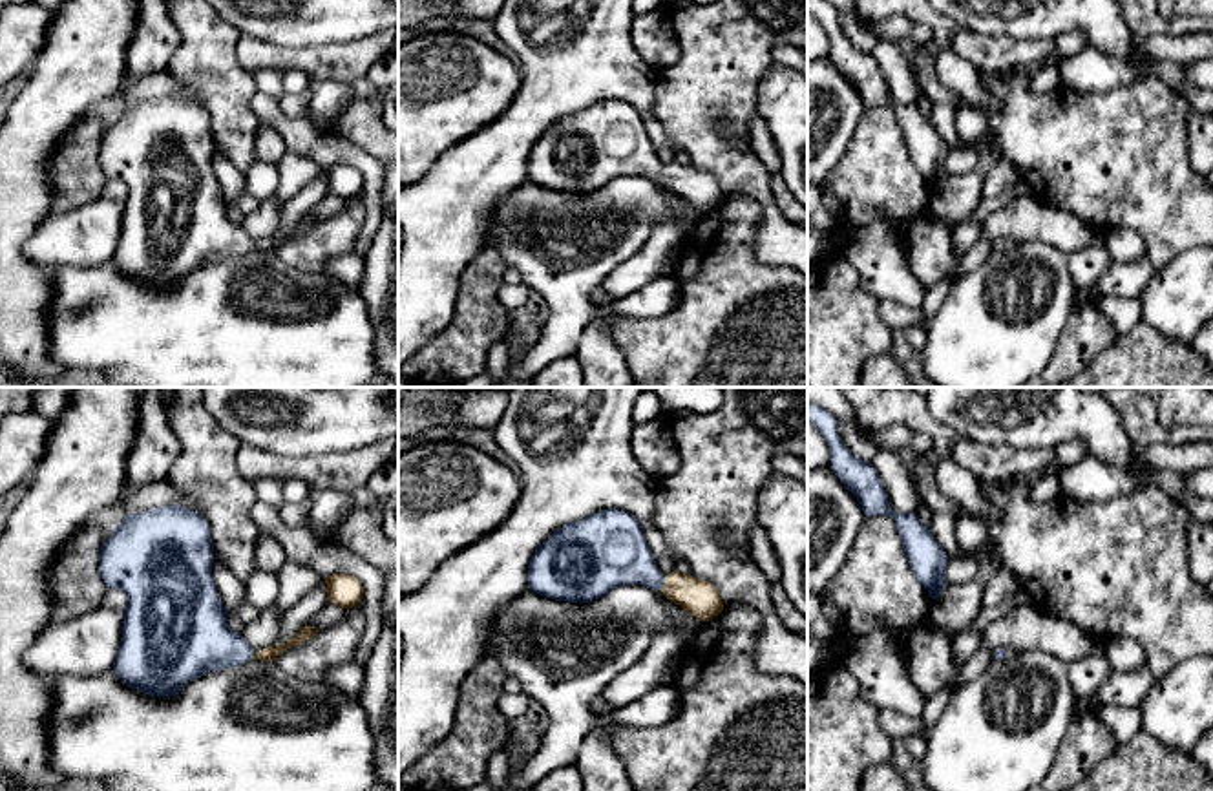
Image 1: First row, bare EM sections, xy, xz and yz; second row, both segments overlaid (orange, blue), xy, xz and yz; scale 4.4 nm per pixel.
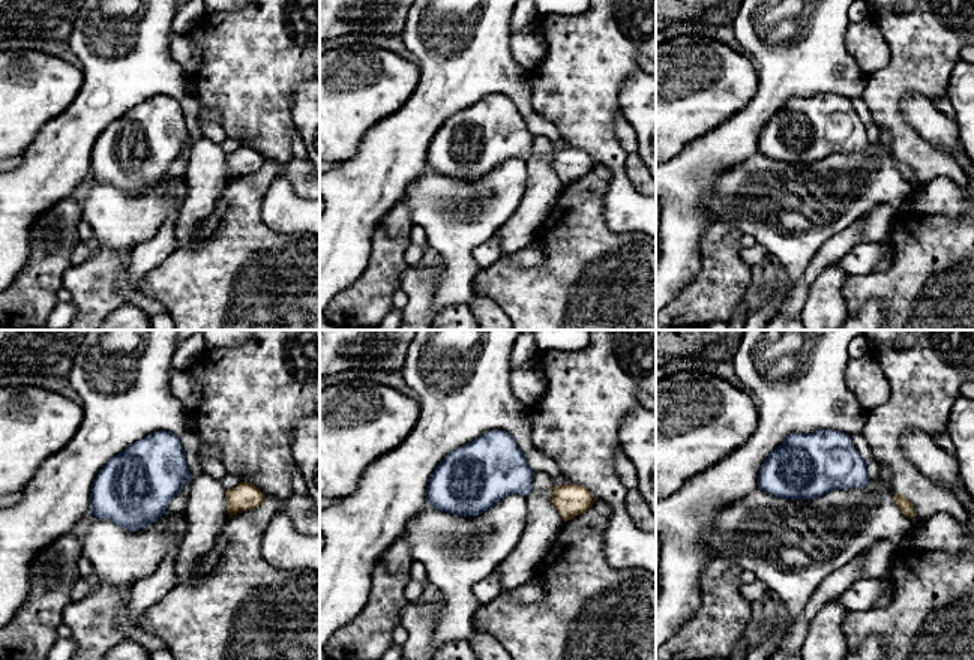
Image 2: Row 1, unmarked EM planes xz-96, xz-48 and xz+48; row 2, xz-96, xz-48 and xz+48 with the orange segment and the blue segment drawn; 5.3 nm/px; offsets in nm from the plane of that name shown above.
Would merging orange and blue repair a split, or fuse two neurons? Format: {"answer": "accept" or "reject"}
{"answer": "accept"}

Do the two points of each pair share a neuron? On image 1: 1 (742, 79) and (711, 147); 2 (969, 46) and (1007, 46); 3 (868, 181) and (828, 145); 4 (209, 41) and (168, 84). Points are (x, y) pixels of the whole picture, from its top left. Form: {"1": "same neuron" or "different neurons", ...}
{"1": "same neuron", "2": "same neuron", "3": "different neurons", "4": "different neurons"}

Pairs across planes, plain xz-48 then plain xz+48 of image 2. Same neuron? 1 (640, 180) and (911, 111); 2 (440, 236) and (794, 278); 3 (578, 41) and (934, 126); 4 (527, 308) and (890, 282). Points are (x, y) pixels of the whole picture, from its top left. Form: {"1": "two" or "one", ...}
{"1": "two", "2": "one", "3": "two", "4": "one"}

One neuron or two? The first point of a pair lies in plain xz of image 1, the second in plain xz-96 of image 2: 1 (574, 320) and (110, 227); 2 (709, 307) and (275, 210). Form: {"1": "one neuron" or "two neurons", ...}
{"1": "one neuron", "2": "two neurons"}

